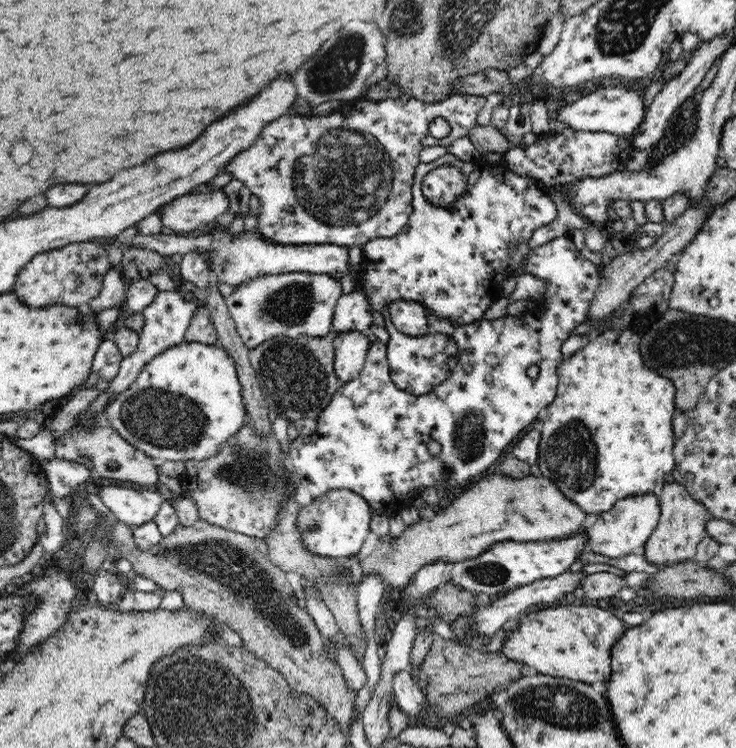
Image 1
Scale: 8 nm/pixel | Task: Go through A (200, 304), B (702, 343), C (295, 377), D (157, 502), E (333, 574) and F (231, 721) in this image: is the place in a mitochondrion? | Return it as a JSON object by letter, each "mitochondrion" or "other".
{"A":"other","B":"mitochondrion","C":"mitochondrion","D":"other","E":"other","F":"mitochondrion"}

